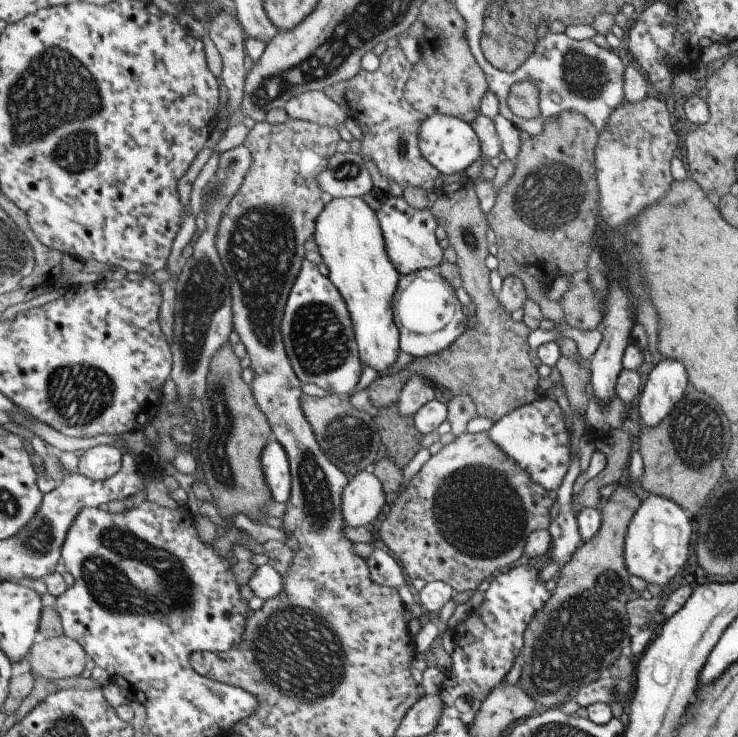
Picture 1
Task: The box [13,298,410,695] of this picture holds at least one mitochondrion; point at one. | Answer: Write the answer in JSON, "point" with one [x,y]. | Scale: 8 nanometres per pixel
{"point":[172,595]}

